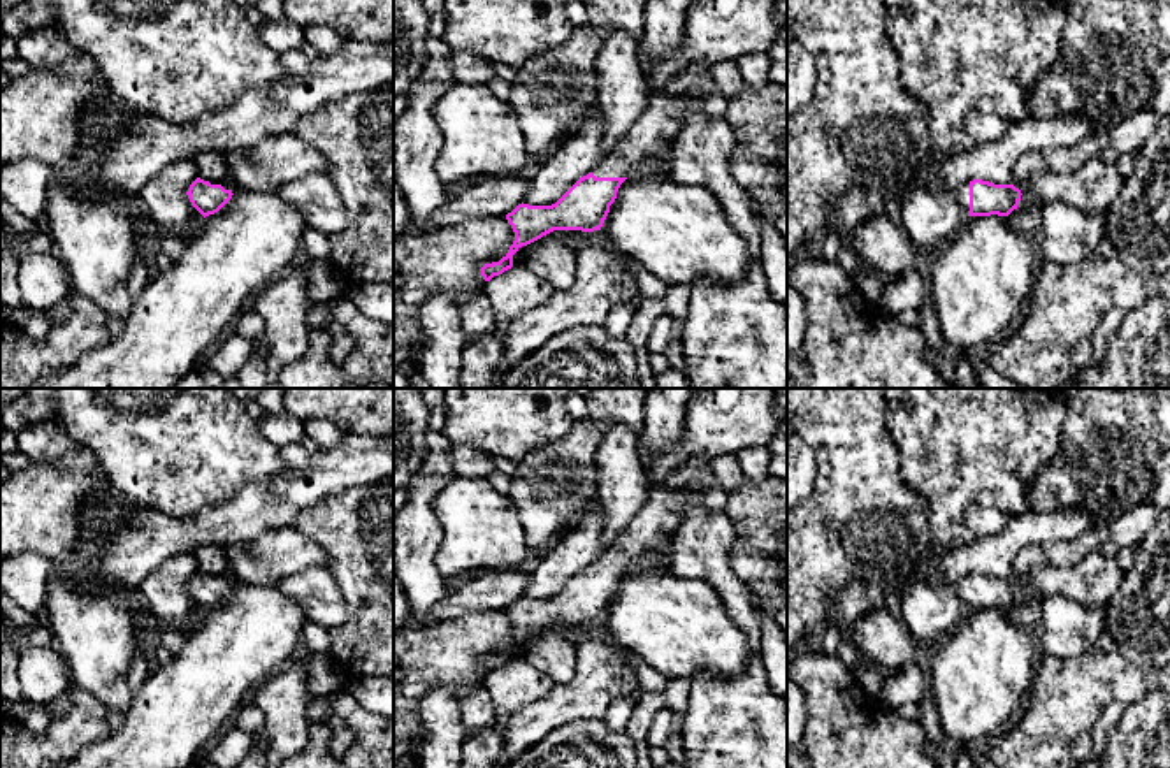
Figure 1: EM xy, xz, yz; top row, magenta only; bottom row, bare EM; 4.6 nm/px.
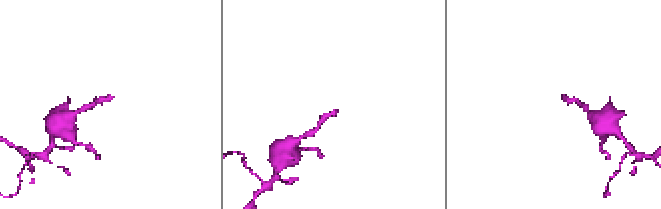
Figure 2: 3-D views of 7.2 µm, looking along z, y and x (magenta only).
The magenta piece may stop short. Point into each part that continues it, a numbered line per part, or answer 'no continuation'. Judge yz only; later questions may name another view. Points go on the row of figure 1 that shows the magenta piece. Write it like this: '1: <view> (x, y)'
1: yz (961, 192)

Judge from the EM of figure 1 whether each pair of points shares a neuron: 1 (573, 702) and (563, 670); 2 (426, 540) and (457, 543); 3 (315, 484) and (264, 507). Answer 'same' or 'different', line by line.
1: different
2: different
3: same

